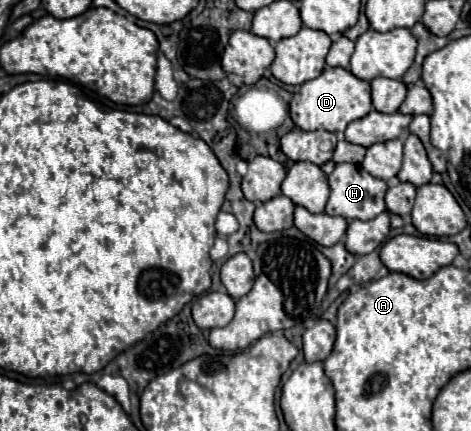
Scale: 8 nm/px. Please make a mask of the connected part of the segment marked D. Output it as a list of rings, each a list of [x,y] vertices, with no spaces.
[[[326,66],[318,78],[304,82],[300,92],[294,94],[290,102],[290,118],[300,130],[322,128],[334,134],[342,134],[350,122],[364,118],[370,110],[372,110],[370,84],[356,78],[346,68],[330,68],[330,66]]]

